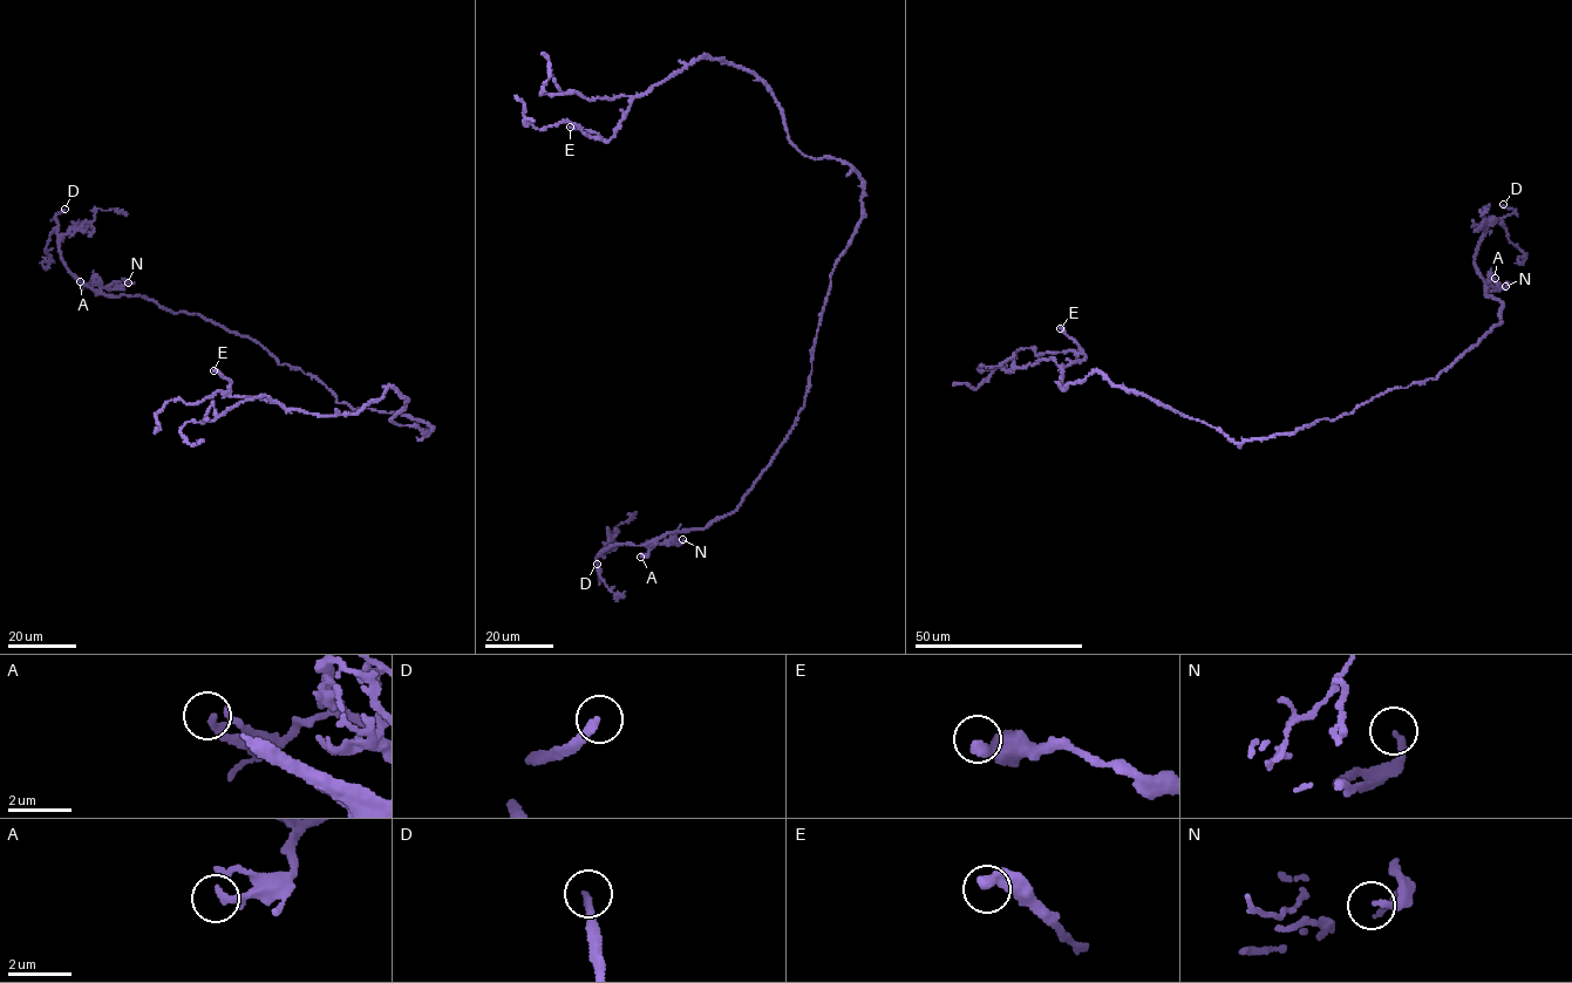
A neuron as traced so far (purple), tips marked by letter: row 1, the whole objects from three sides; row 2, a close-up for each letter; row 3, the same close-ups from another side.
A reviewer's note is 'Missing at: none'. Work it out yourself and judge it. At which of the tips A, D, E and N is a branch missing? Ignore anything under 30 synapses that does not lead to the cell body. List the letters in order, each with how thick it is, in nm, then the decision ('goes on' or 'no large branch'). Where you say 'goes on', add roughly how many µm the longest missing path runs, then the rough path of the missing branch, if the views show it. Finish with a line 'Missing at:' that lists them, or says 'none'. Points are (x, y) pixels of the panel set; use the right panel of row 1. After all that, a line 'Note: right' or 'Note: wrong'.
A: calibre 280 nm; no large branch
D: calibre 240 nm; goes on; missing 40 µm; course (1503, 204), (1495, 199), (1477, 169), (1468, 114), (1455, 110)
E: calibre 320 nm; no large branch
N: calibre 180 nm; no large branch
Missing at: D
Note: wrong

